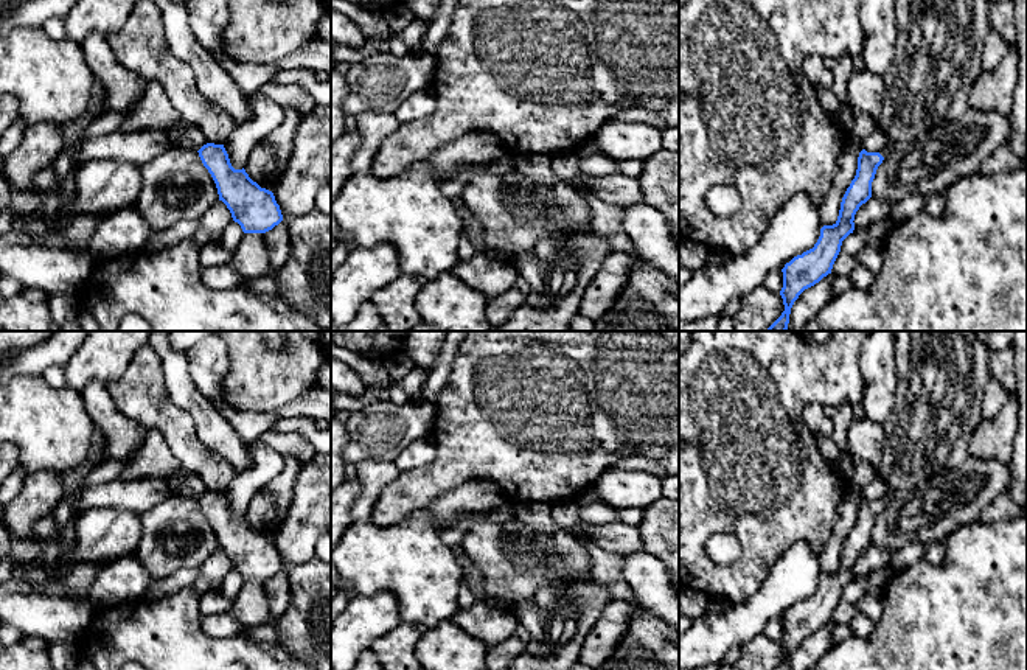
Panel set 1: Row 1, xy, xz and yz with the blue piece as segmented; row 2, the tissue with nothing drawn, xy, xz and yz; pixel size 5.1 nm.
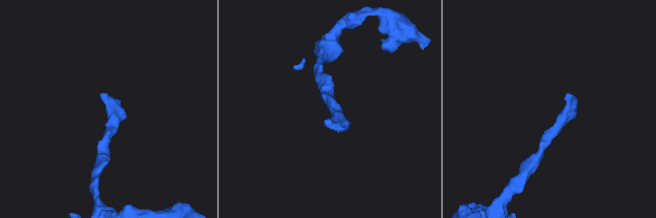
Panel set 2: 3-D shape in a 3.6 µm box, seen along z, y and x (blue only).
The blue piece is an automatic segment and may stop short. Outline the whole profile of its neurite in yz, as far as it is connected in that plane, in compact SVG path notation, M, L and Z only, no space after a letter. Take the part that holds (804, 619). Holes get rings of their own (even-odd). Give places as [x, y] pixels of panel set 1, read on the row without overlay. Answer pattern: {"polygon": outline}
{"polygon": "M889 490L881 501L867 501L865 497L859 501L856 524L842 546L837 569L833 574L823 574L814 595L794 605L782 617L780 644L785 659L775 670L789 670L791 656L799 644L831 622L842 589L855 578L855 563L872 546L876 518L893 493Z"}

